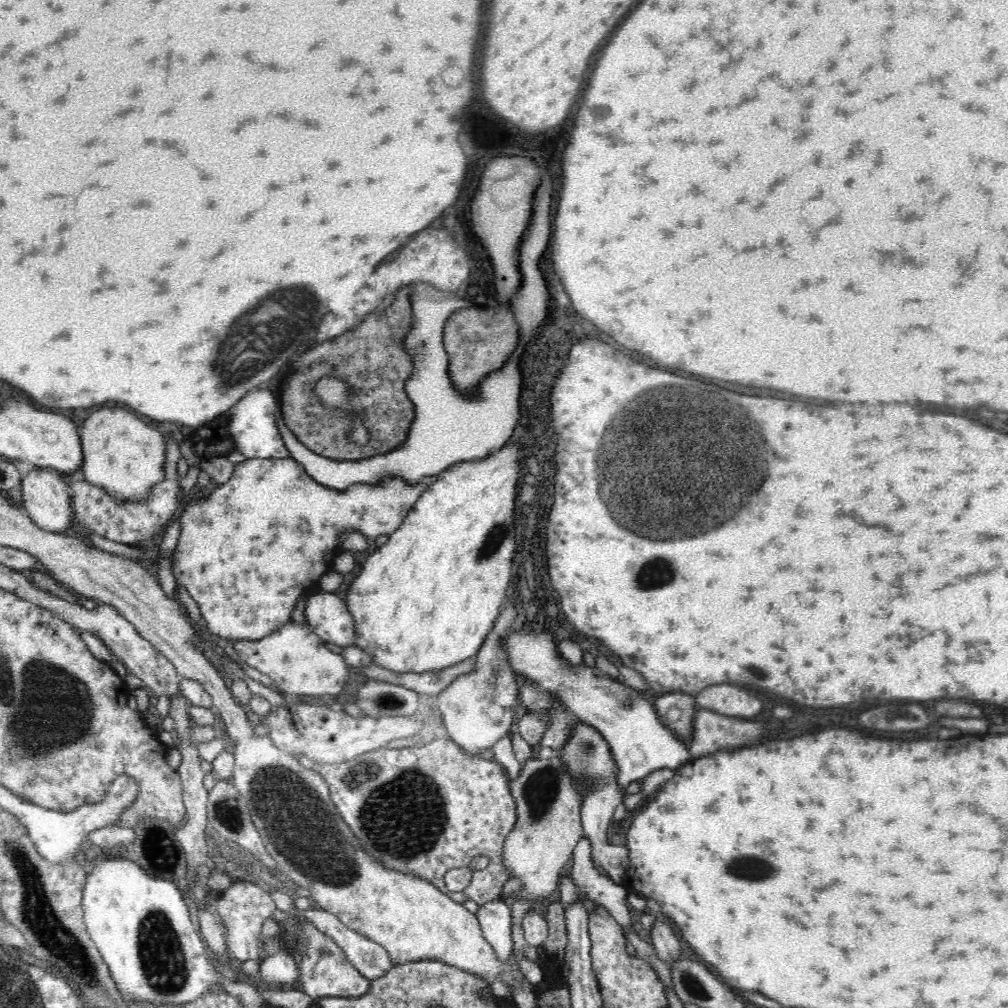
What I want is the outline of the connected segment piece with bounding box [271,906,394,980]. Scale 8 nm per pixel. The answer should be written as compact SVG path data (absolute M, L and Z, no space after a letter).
M315 906L312 909L297 910L292 908L289 912L282 912L282 910L274 910L271 918L276 921L277 924L285 921L289 918L299 918L300 920L307 920L312 922L318 930L327 934L336 942L336 944L345 952L348 960L360 971L360 974L368 980L374 980L375 978L384 976L393 966L393 962L390 960L389 954L384 950L383 946L380 946L377 942L358 934L356 931L352 931L331 912L320 909Z

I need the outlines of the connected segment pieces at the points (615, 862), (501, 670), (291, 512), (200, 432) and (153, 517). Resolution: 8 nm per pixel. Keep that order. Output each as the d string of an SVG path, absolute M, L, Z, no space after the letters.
M578 720L568 742L557 751L558 757L566 765L568 773L577 780L579 791L587 792L581 807L581 821L585 836L591 843L591 857L597 870L604 870L606 876L616 884L626 876L628 870L628 854L625 848L613 846L609 841L608 829L611 827L614 812L622 802L625 792L618 787L617 766L605 738L590 725Z
M510 600L499 617L494 621L490 634L476 654L476 666L472 672L466 672L455 678L440 694L437 694L438 706L448 736L460 745L462 751L476 755L480 750L492 748L500 738L511 735L514 724L514 710L519 702L517 673L507 662L507 654L499 653L501 642L510 632L510 624L516 618L516 606Z
M250 458L234 466L234 474L226 484L218 484L211 493L206 493L204 498L196 501L190 499L180 513L180 536L173 551L174 562L171 562L174 577L177 583L182 584L190 596L197 602L201 615L207 624L207 629L214 635L226 640L260 640L272 634L282 625L290 623L294 606L302 594L308 593L309 589L318 585L318 580L330 571L334 559L340 553L339 536L346 529L354 529L375 538L381 534L393 533L401 524L406 515L413 509L423 492L438 480L438 475L422 477L418 484L406 484L399 478L388 478L378 484L362 483L348 486L346 489L333 489L314 480L302 464L290 458Z
M227 412L222 413L212 421L208 421L196 430L192 436L192 446L196 456L201 458L214 458L214 456L228 455L230 451L236 449L234 440L228 430Z
M168 438L165 445L165 479L150 489L145 501L124 503L124 501L118 501L114 495L100 486L90 484L85 480L70 480L71 505L76 523L83 524L92 532L96 532L112 542L127 545L134 545L138 541L164 532L176 510L181 506L180 476L177 473L177 462L181 457L180 448L174 440L168 440Z

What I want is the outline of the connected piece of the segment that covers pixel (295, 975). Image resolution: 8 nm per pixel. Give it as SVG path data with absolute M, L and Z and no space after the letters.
M280 952L267 956L259 964L258 980L262 984L279 987L281 984L298 983L300 972L298 961L288 952Z

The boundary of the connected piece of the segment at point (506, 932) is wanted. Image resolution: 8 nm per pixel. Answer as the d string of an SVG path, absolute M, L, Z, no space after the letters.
M496 899L486 902L477 910L482 934L492 945L496 959L505 964L512 954L514 913L504 900Z

